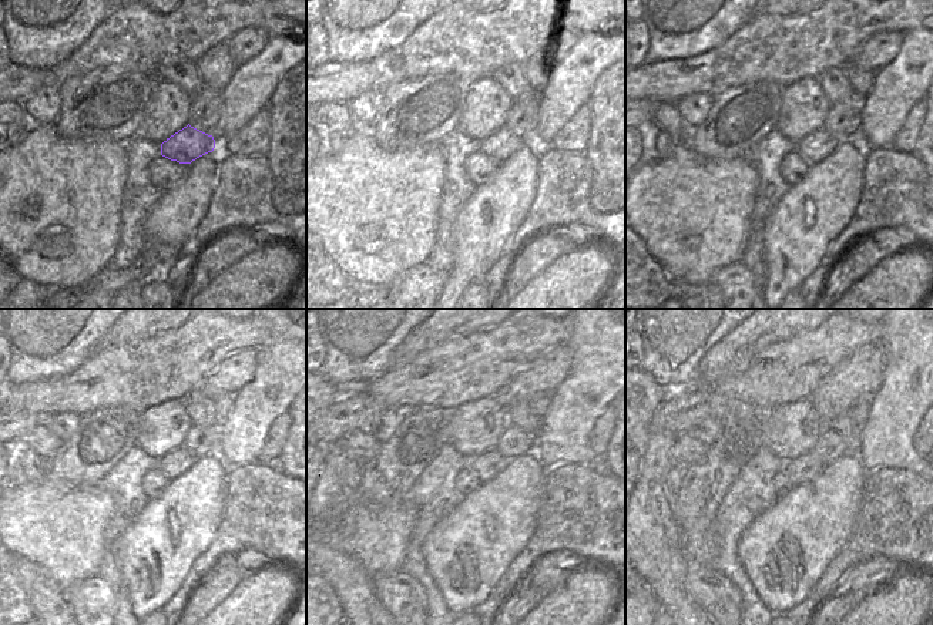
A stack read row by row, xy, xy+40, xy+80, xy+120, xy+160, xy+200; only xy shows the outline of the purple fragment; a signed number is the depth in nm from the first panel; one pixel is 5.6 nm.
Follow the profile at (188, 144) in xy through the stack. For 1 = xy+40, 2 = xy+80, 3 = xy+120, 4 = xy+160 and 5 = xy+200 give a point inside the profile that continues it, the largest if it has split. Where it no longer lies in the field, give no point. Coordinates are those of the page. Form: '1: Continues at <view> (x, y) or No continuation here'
1: Continues at xy+40 (503, 144)
2: Continues at xy+80 (815, 147)
3: Continues at xy+120 (175, 463)
4: Continues at xy+160 (487, 466)
5: Continues at xy+200 (806, 467)

